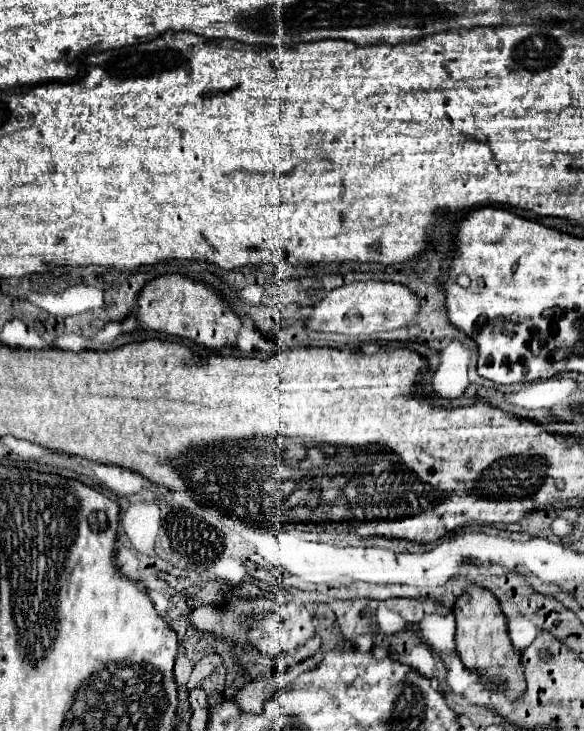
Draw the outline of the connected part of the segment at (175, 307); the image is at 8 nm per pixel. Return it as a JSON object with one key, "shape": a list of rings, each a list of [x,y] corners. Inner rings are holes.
{"shape":[[[162,275],[152,279],[138,293],[136,319],[142,329],[152,329],[176,337],[184,337],[202,345],[206,349],[222,349],[226,345],[234,345],[238,331],[242,327],[242,319],[204,283],[196,283],[182,275]]]}

